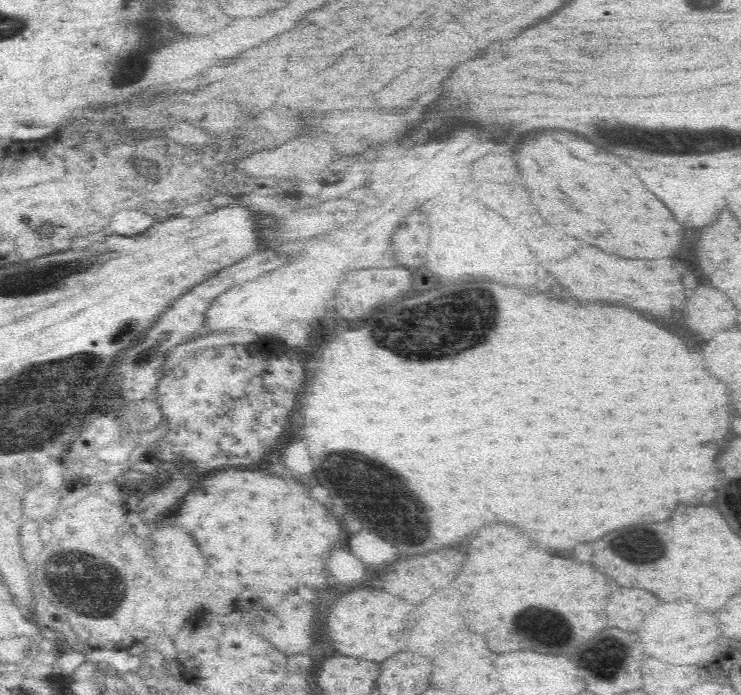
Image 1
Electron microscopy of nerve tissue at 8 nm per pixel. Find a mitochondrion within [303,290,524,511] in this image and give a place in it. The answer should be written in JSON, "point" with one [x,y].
{"point":[339,461]}

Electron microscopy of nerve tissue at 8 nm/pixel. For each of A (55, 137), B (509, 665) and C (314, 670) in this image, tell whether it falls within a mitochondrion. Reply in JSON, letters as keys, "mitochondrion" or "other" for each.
{"A":"other","B":"other","C":"other"}

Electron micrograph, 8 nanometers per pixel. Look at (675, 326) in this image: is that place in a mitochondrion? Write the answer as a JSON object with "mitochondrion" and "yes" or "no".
{"mitochondrion":"no"}

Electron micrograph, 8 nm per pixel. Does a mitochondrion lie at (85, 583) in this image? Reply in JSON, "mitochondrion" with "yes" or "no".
{"mitochondrion":"yes"}

